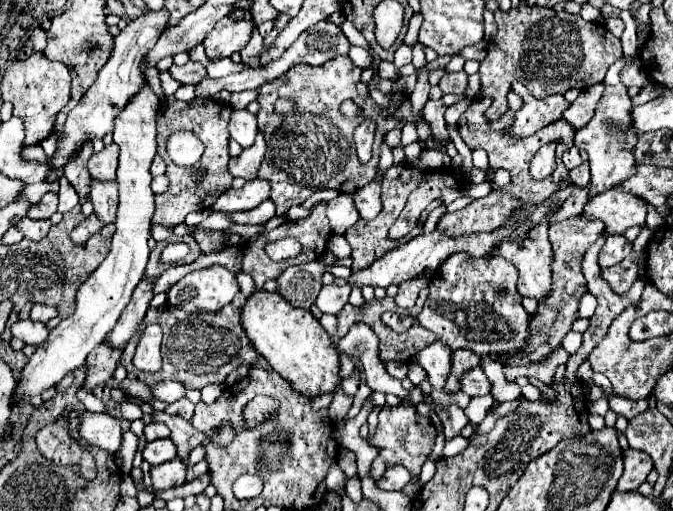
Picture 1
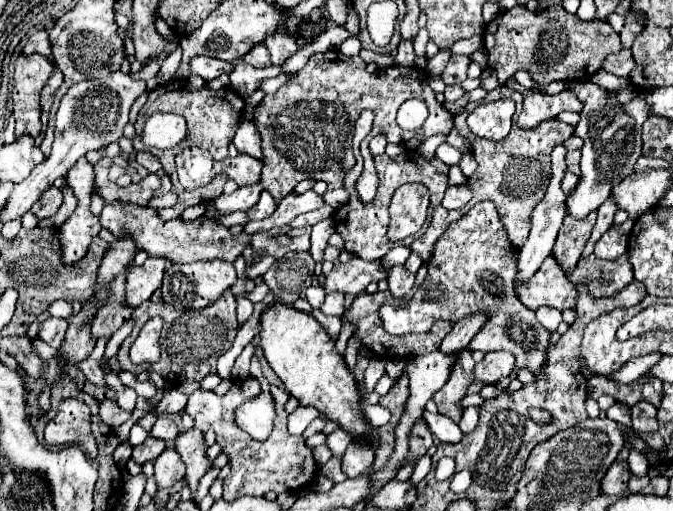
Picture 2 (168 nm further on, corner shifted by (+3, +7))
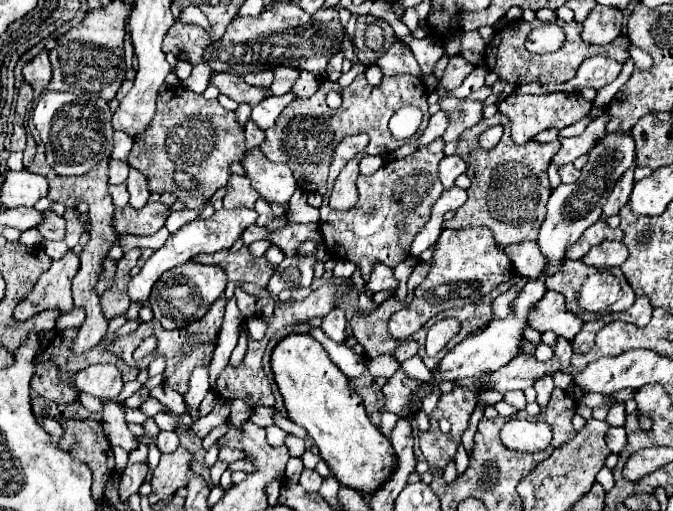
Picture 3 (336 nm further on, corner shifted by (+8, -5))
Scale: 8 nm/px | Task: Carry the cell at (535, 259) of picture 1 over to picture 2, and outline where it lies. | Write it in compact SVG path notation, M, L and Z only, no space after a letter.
M547 256L541 268L529 278L529 282L517 288L517 296L531 310L537 310L539 306L567 310L575 306L577 290L575 284L565 278L557 260L553 256Z

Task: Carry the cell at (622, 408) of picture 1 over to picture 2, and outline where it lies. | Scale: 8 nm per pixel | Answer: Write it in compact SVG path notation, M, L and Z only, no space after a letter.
M613 404L609 410L607 410L607 418L615 420L615 422L621 422L621 424L631 424L631 408L627 404Z

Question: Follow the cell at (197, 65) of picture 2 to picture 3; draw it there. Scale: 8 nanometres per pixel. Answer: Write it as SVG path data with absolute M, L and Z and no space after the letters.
M214 74L212 86L218 86L222 94L226 94L228 98L232 98L234 102L242 104L246 102L248 106L256 106L260 104L266 96L270 96L270 92L266 92L264 88L254 88L254 86L248 86L240 76L232 76L232 74Z

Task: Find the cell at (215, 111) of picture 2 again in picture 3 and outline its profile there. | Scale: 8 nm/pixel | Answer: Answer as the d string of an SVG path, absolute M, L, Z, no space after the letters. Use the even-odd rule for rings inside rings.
M178 84L158 96L158 112L152 120L152 128L148 128L140 142L134 142L128 164L144 174L150 192L174 192L188 208L196 208L218 188L226 186L232 174L230 164L240 162L244 152L244 128L236 122L234 112L224 110L218 100L206 100L202 94L194 94ZM176 170L184 170L196 178L196 190L184 194L174 182Z

